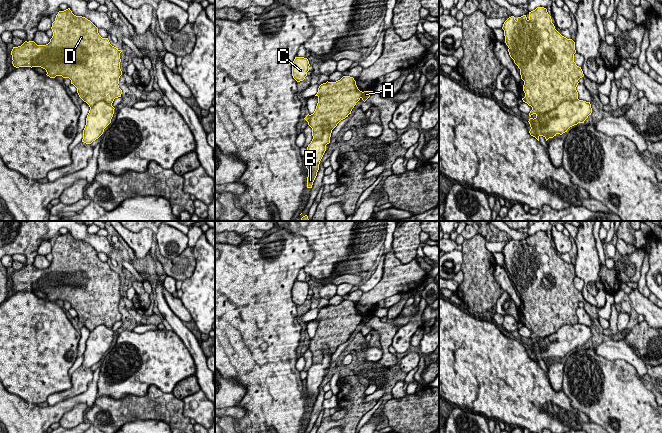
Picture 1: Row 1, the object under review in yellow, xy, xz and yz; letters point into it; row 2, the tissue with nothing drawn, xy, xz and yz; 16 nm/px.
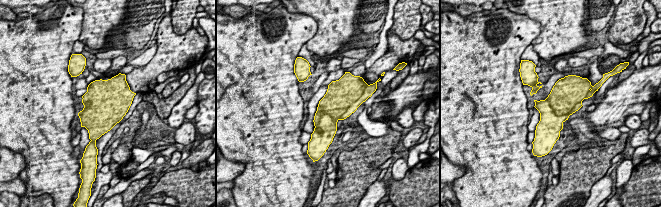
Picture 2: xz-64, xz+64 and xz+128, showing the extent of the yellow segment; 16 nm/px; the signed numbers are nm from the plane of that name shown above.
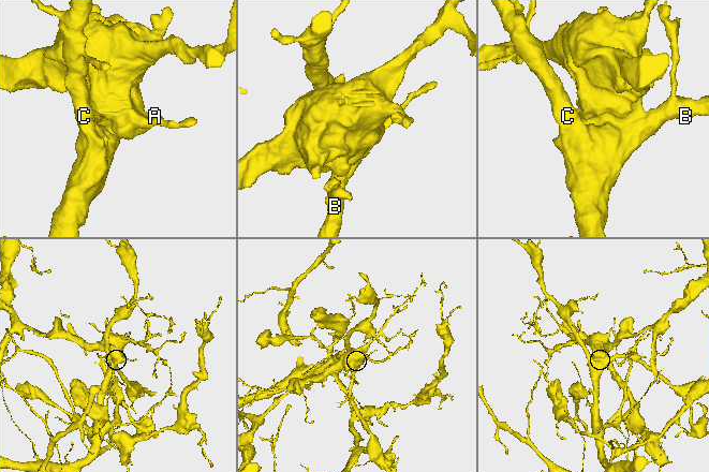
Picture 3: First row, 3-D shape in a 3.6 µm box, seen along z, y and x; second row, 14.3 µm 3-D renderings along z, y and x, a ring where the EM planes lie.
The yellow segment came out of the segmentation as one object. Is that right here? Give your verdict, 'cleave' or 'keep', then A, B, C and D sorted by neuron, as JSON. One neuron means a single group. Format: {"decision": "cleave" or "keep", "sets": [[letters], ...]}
{"decision": "cleave", "sets": [["A", "B", "C"], ["D"]]}

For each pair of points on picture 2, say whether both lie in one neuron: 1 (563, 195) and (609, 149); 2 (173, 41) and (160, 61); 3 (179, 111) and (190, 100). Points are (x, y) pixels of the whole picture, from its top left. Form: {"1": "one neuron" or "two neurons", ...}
{"1": "one neuron", "2": "one neuron", "3": "one neuron"}

